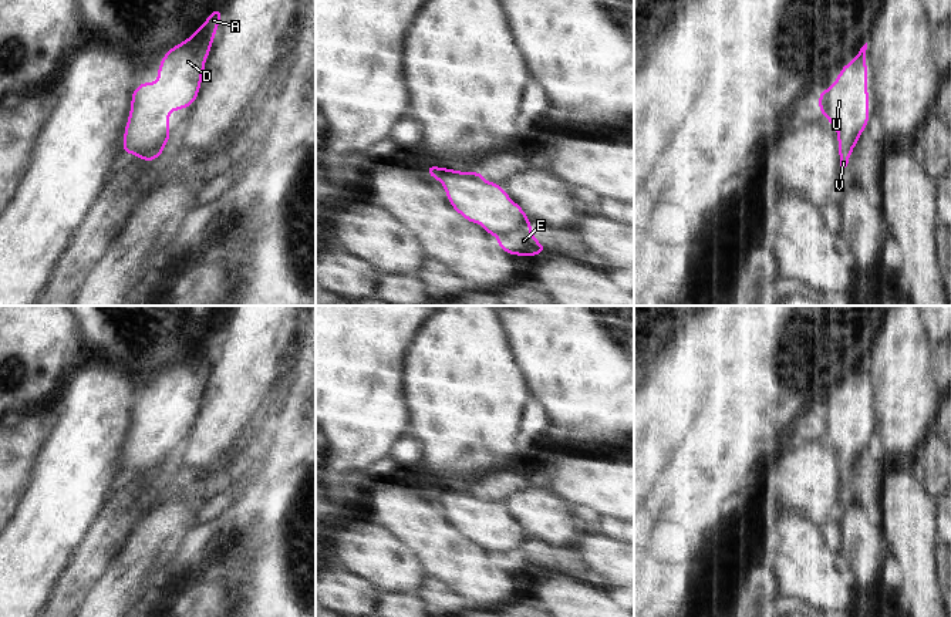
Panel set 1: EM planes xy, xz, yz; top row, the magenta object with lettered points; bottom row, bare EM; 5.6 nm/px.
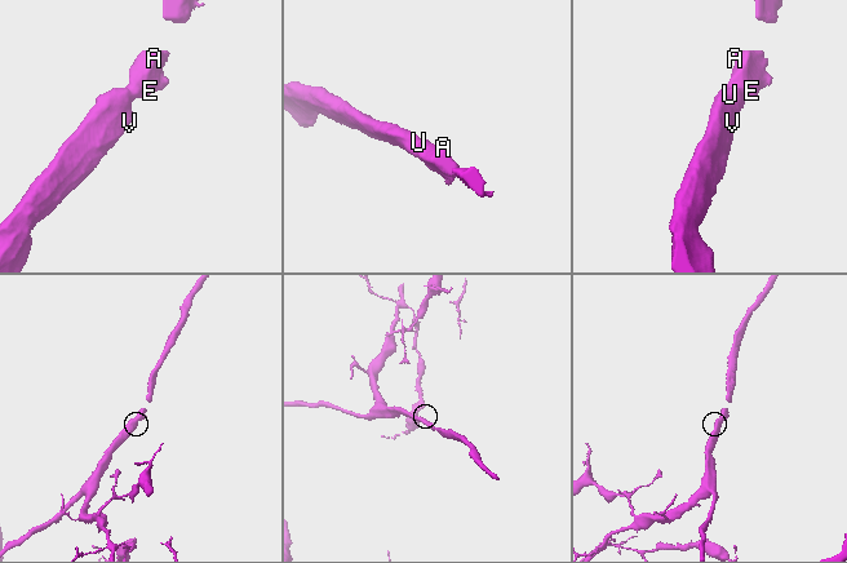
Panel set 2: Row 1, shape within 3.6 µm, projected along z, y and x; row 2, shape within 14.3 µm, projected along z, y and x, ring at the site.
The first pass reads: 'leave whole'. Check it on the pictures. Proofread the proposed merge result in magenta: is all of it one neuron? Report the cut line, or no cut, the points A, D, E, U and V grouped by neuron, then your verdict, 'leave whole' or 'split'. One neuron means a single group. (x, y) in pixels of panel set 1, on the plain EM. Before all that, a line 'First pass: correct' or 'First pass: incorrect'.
First pass: correct
cut none; groups A D E U V; leave whole

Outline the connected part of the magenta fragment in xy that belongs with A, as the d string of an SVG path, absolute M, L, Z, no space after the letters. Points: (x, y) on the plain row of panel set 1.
M213 327L188 358L165 371L158 385L158 399L142 401L132 409L124 449L124 473L134 472L151 481L163 472L171 456L169 431L196 421L220 336L222 327Z

